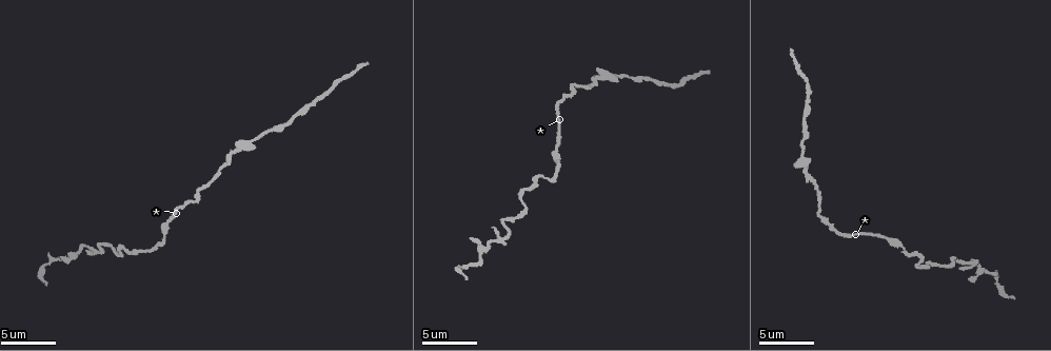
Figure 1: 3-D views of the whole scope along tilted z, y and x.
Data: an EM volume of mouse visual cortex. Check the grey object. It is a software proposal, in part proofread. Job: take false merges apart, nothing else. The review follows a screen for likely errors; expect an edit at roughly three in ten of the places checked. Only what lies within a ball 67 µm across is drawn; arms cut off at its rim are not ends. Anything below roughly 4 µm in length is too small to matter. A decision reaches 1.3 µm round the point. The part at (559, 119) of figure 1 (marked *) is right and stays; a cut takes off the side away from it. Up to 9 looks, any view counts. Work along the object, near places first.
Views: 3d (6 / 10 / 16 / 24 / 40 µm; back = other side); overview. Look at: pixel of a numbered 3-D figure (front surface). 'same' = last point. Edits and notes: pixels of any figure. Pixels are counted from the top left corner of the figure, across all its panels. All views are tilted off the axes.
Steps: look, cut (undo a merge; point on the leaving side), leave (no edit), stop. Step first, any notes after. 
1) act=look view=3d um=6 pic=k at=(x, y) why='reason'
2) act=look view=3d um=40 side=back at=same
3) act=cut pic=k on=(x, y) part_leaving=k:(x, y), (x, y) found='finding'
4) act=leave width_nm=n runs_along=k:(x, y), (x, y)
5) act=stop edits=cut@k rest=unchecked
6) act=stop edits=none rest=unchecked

act=look view=3d um=10 pic=1 at=(916, 263) why='a narrow waist'

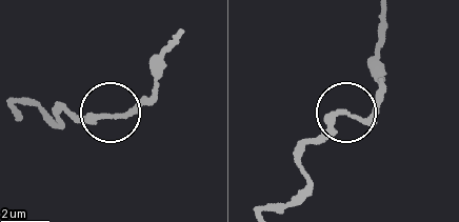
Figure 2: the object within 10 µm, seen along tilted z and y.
act=leave width_nm=180 runs_along=2:(383, 16), (376, 104), (361, 118), (338, 117), (296, 158) found='all the same neuron'

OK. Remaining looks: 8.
act=look view=3d um=16 pic=1 at=(42, 265) why='two arms at a narrow angle'

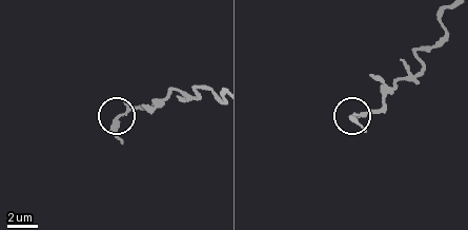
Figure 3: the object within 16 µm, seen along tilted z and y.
act=look view=3d um=16 side=back pic=3 at=(115, 118)

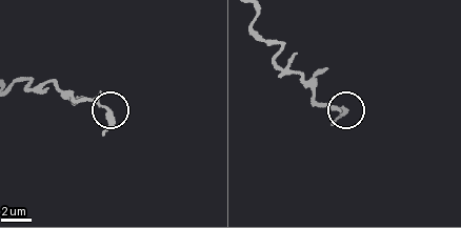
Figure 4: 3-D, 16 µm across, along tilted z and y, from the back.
act=leave width_nm=200 runs_along=4:(255, 9), (280, 64), (317, 101), (344, 108), (332, 125) found='all the same neuron'

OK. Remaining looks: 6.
act=look view=3d um=6 pic=1 at=(490, 243) why='thin neck'

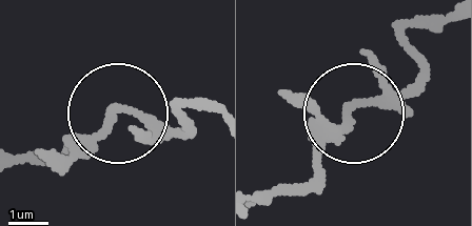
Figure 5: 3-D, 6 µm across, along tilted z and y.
act=leave arms=3 found='all the same neuron'

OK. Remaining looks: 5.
act=look view=3d um=10 pic=1 at=(650, 77)

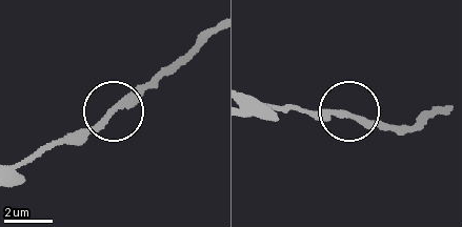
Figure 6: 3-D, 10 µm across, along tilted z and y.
act=leave runs_along=6:(16, 173), (54, 147), (77, 142), (101, 127), (161, 71) found='continuous, no second neuron'

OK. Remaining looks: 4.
act=stop edits=none rest=unchecked

